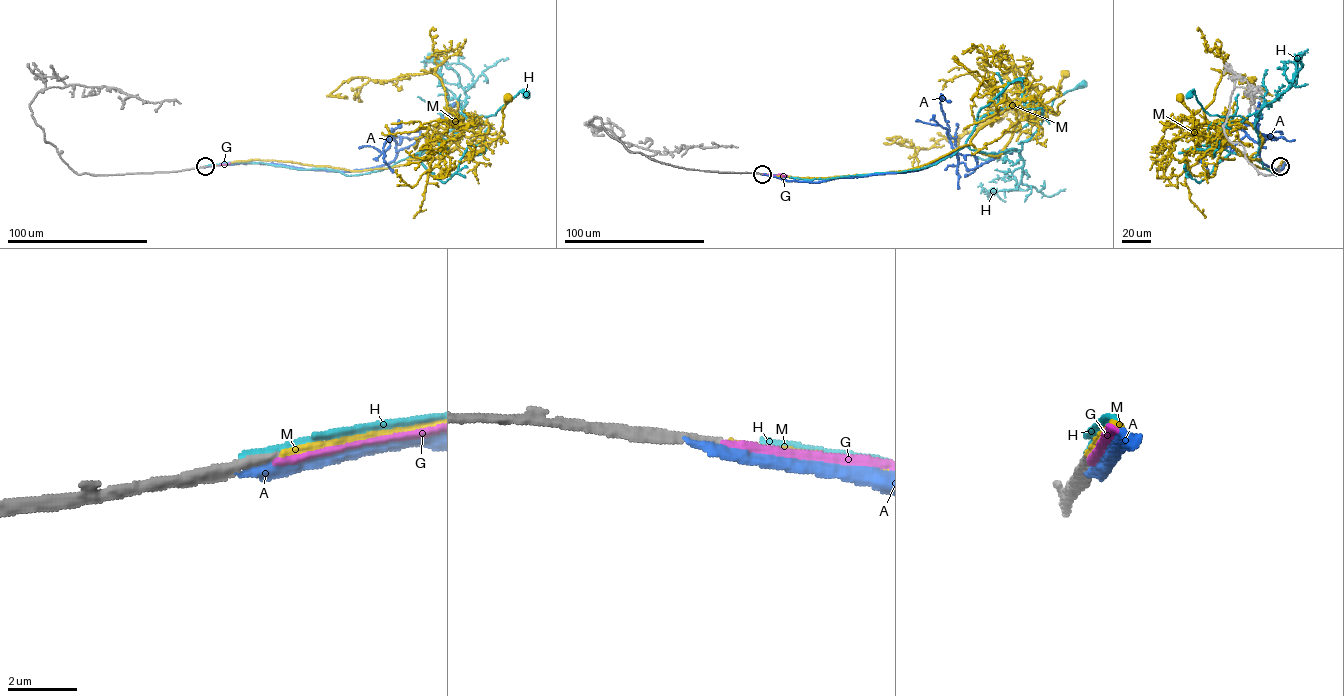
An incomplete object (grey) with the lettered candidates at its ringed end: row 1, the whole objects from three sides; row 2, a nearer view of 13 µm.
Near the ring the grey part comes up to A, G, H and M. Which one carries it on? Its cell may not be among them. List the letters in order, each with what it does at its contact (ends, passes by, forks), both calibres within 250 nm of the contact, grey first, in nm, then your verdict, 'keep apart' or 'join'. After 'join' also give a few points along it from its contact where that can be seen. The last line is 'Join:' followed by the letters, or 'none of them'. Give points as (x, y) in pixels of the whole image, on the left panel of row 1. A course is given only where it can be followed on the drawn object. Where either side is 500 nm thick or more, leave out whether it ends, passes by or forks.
A: it ends; calibres 360 and 360 nm; keep apart
G: it ends; calibres 300 and 240 nm; keep apart
H: it ends; calibres 360 and 220 nm; keep apart
M: it ends; calibres 280 and 280 nm; join; course (205, 166), (250, 160), (353, 171), (403, 165), (437, 144), (452, 122), (467, 137), (502, 135), (507, 97)
Join: M

